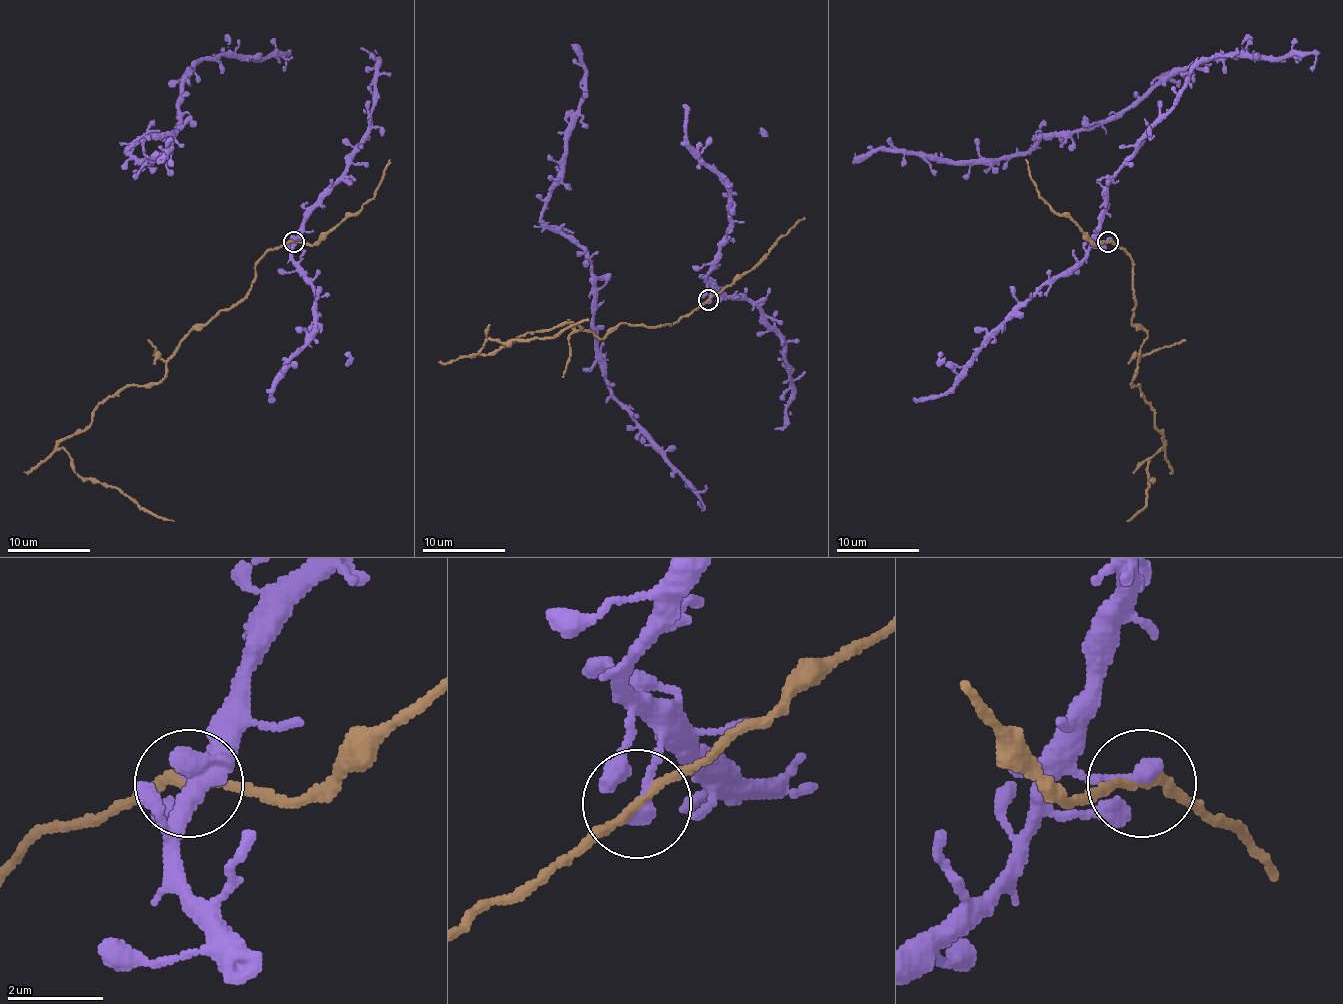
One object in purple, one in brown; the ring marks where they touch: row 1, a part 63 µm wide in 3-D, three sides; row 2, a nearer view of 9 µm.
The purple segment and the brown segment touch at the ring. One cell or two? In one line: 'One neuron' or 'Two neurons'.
Two neurons

